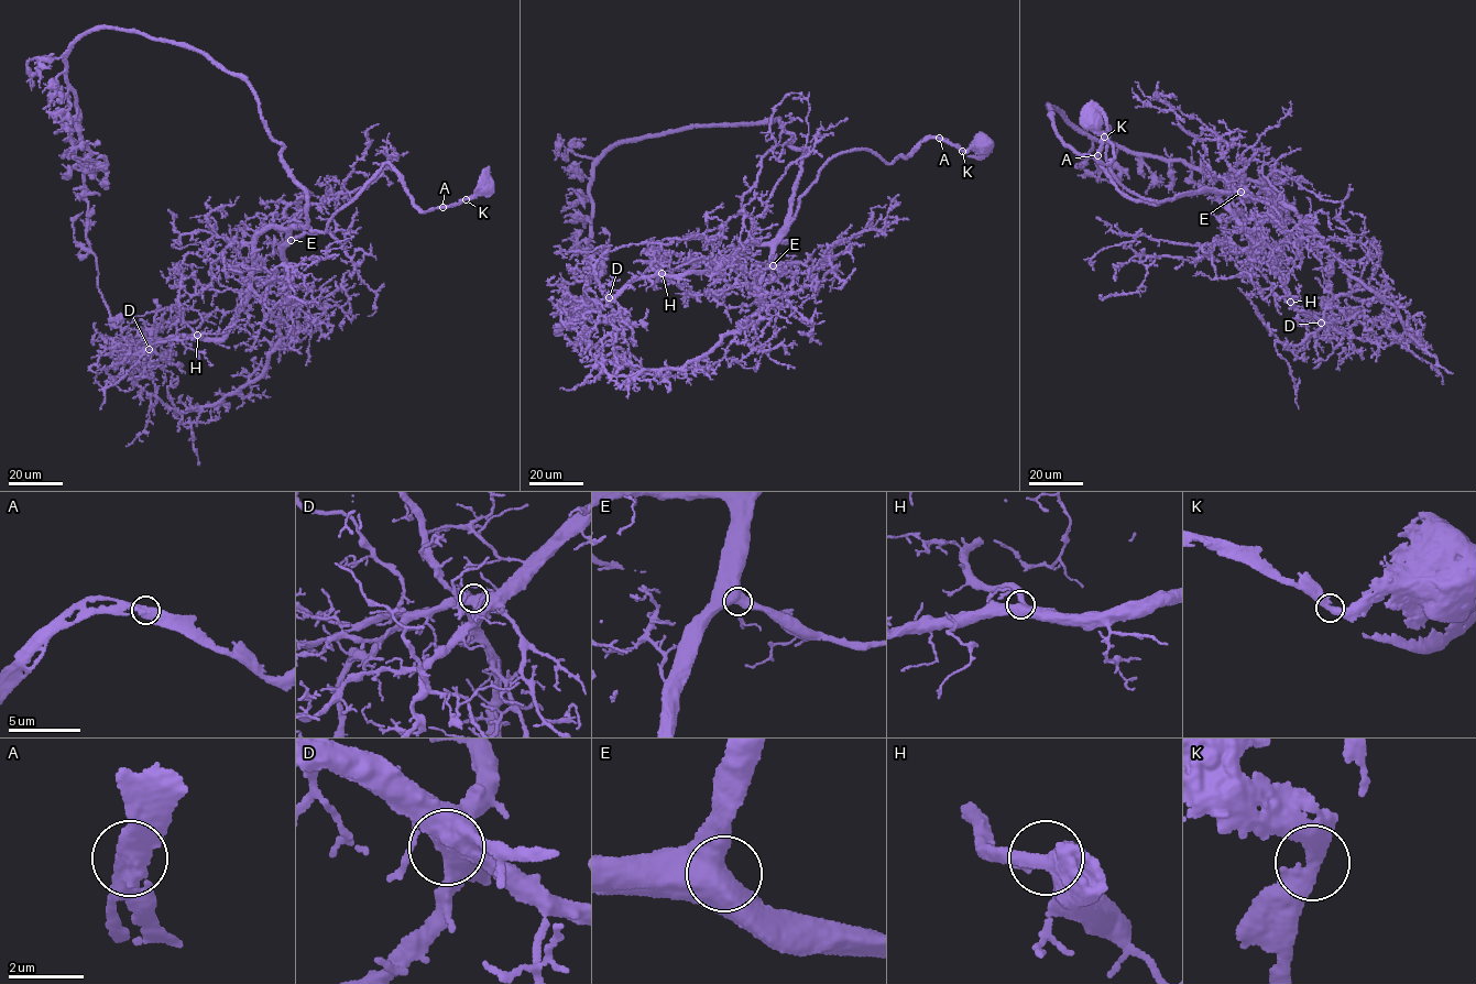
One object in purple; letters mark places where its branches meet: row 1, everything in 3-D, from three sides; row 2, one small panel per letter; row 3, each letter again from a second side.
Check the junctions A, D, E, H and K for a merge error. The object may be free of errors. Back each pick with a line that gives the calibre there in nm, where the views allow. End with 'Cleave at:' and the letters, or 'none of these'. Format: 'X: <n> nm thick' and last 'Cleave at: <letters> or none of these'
Cleave at: none of these

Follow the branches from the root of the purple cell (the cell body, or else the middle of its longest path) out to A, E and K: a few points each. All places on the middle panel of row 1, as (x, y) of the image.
A: (983, 140), (962, 151), (939, 138)
E: (983, 140), (962, 151), (927, 138), (890, 164), (862, 149), (838, 154), (799, 198), (773, 265)
K: (983, 140), (962, 150)

